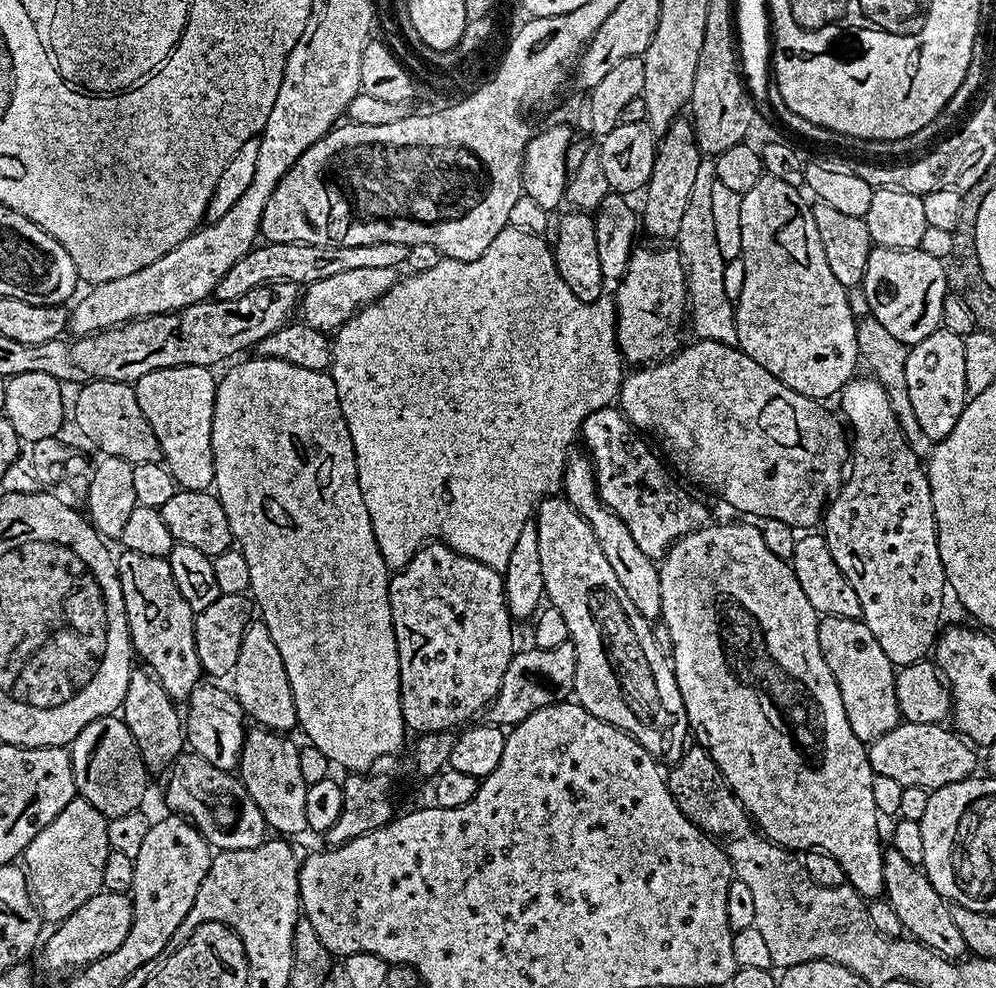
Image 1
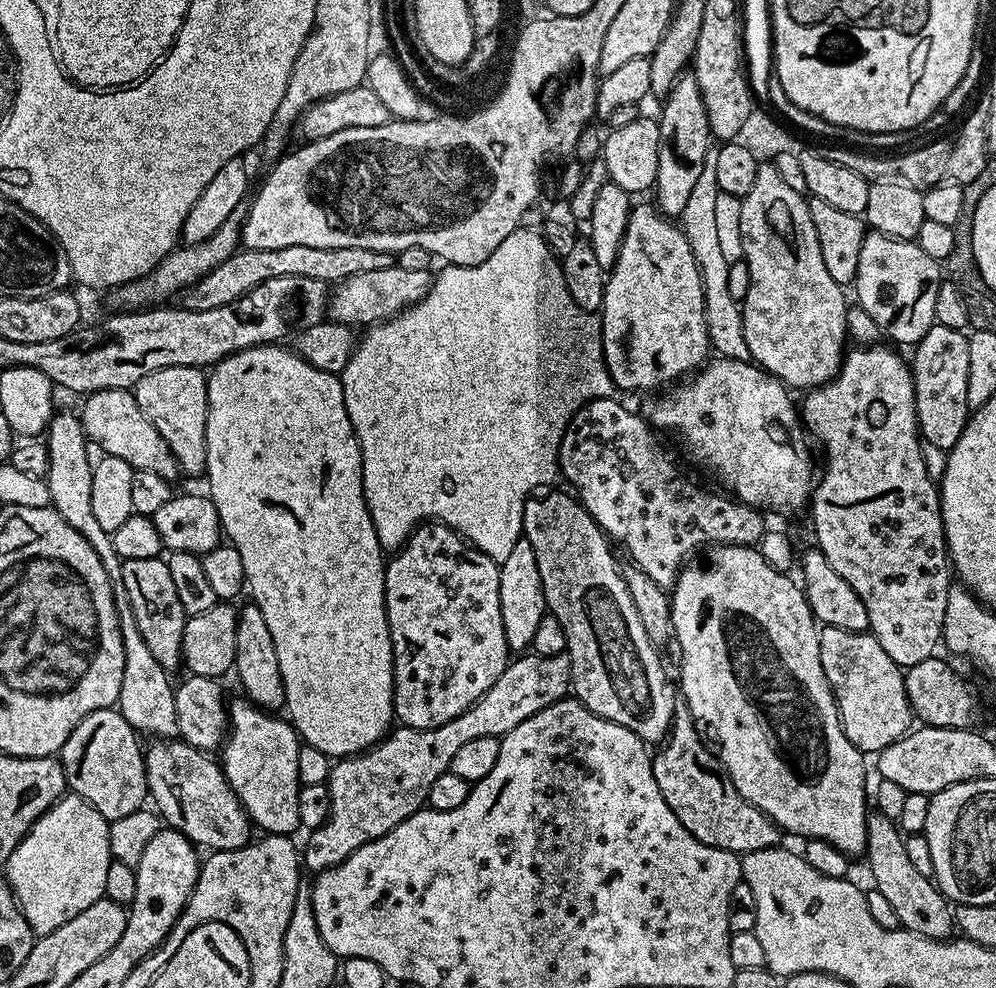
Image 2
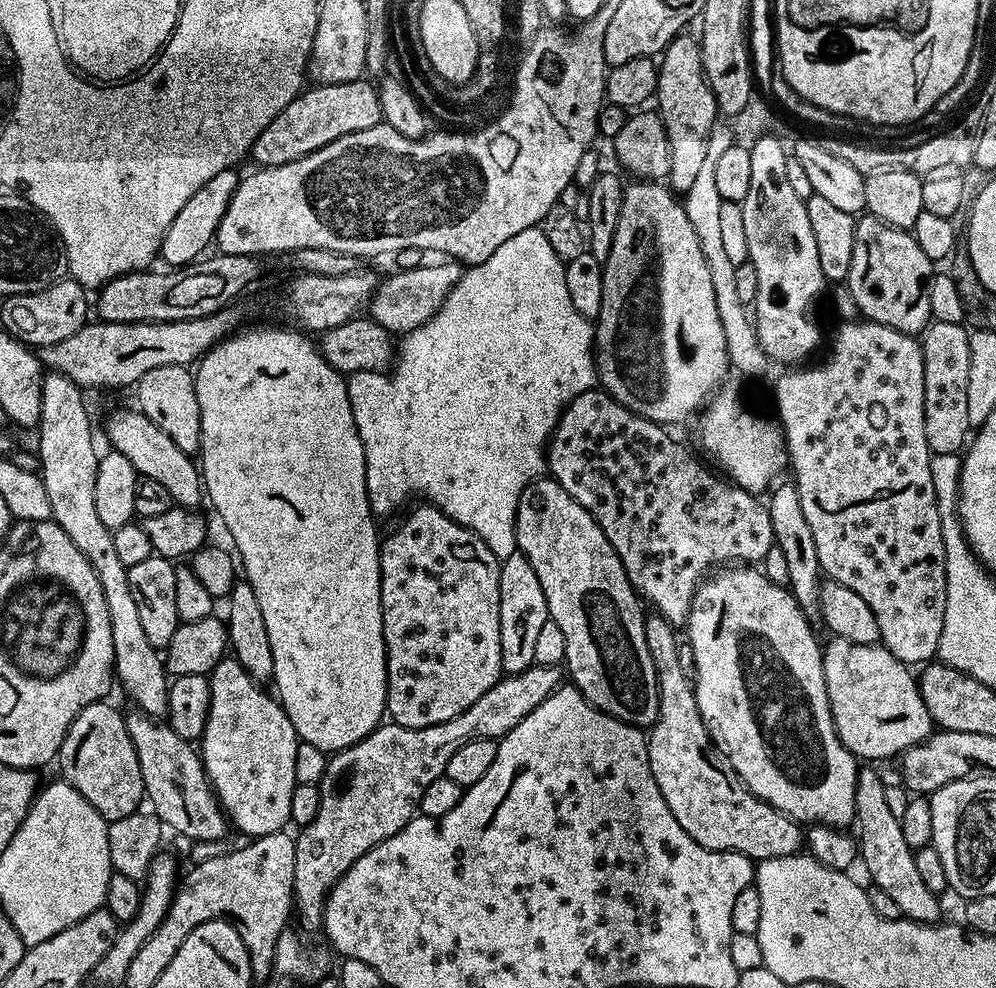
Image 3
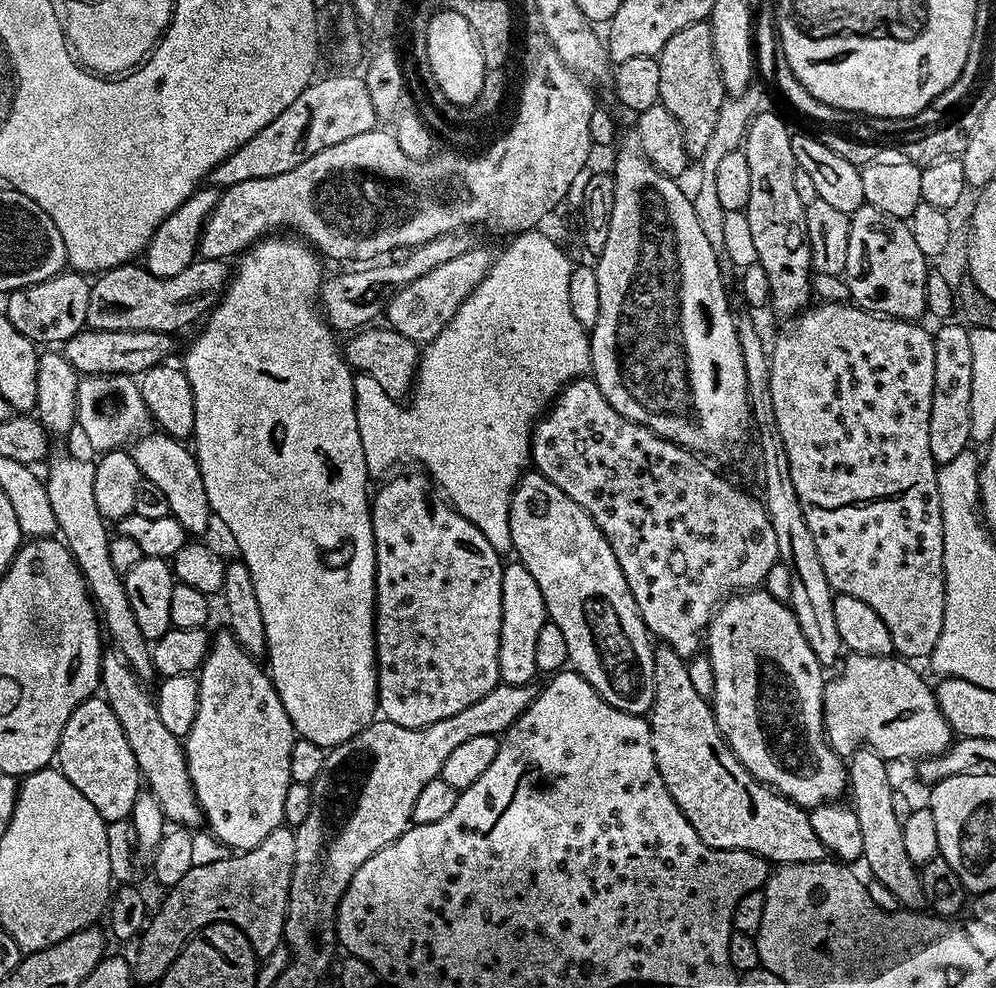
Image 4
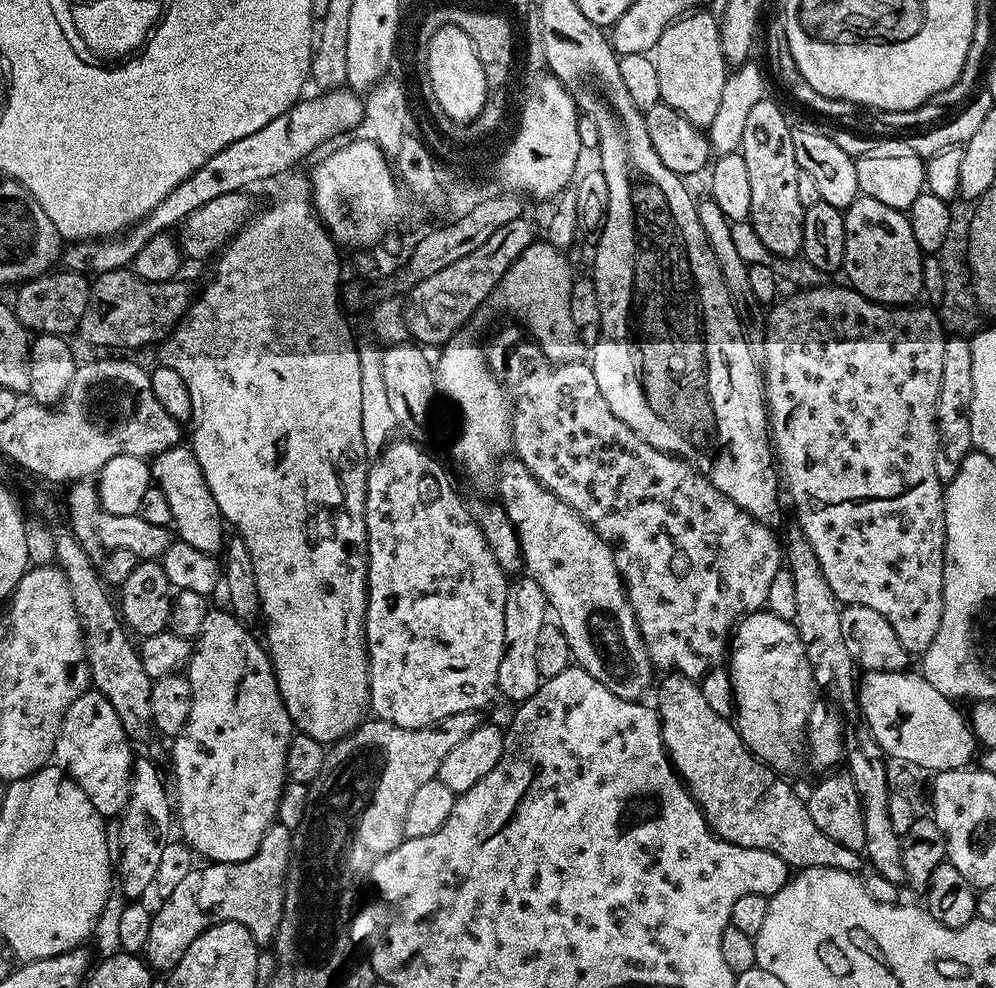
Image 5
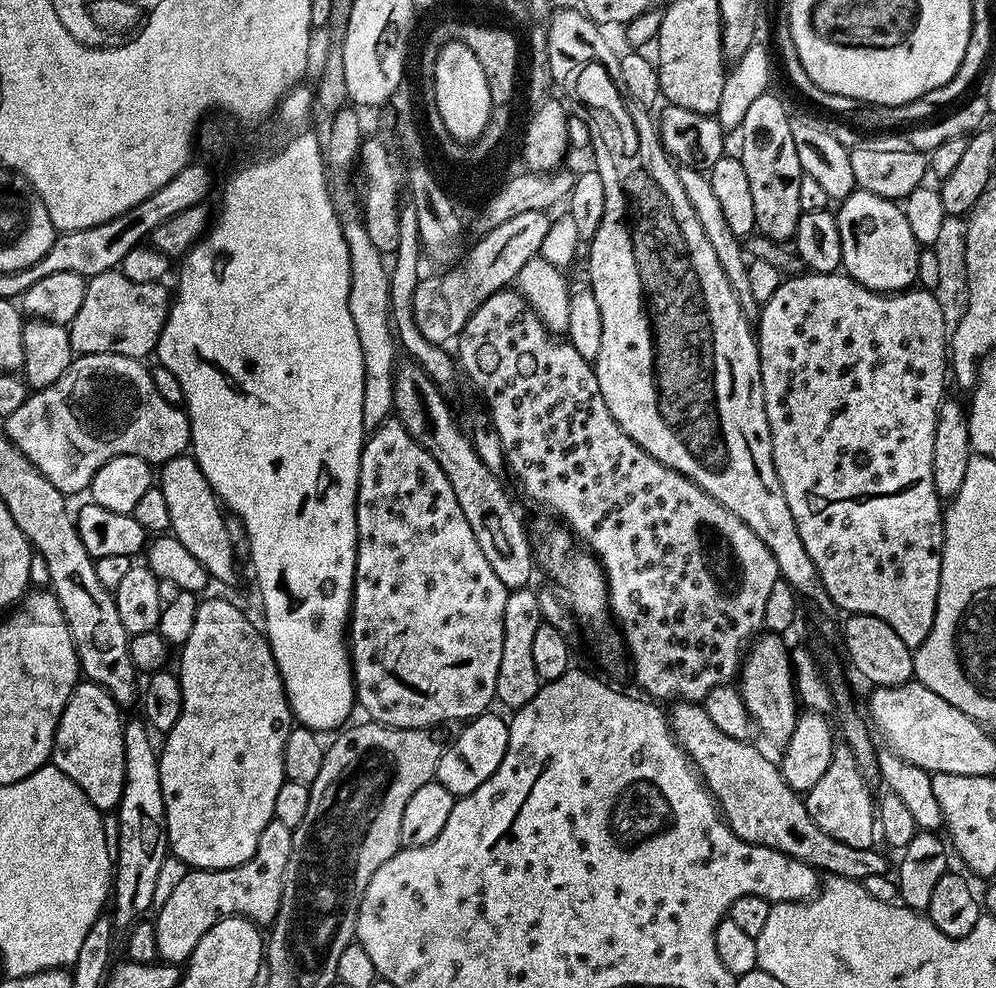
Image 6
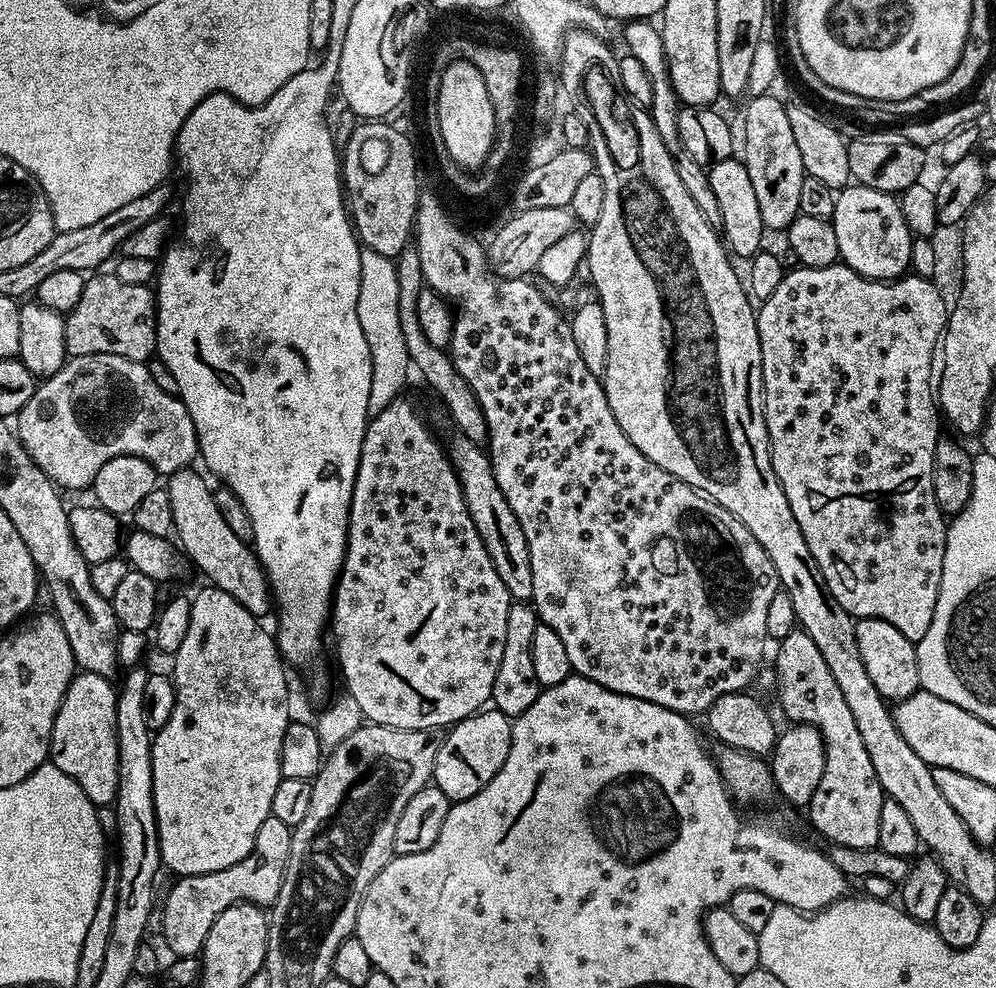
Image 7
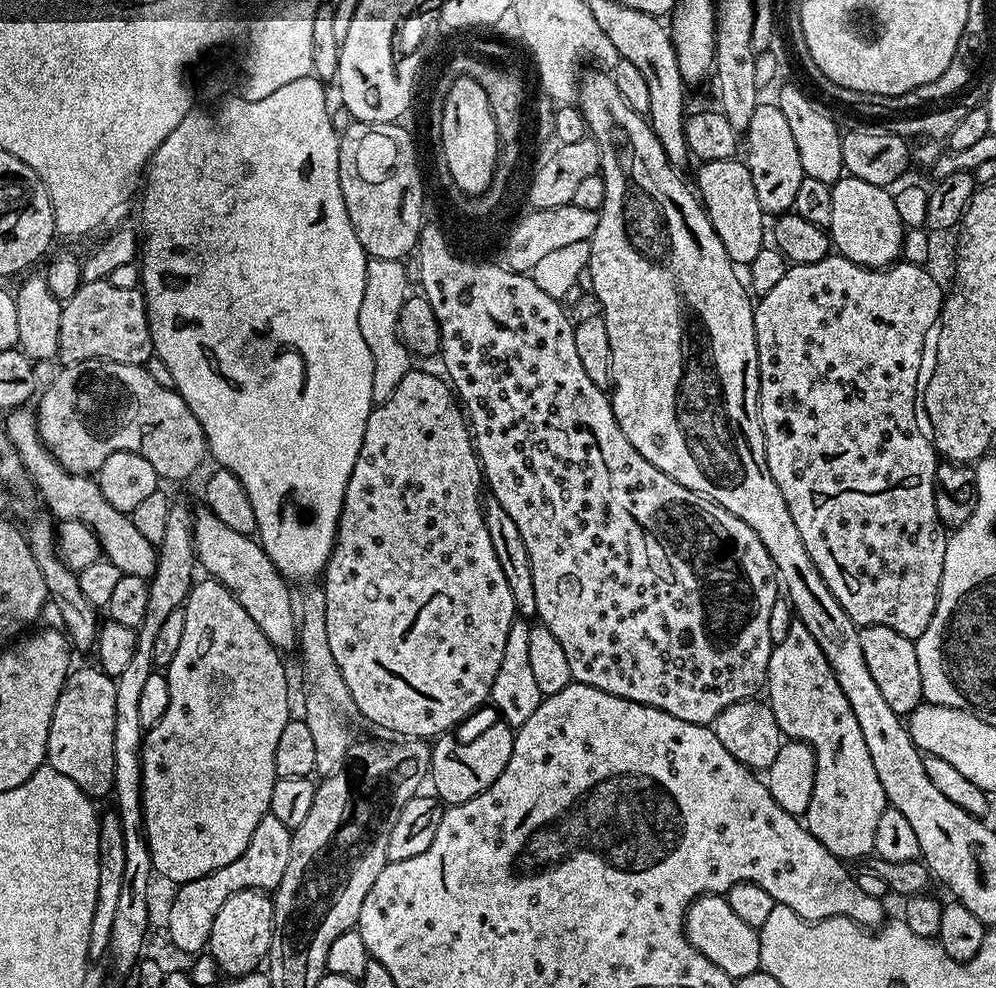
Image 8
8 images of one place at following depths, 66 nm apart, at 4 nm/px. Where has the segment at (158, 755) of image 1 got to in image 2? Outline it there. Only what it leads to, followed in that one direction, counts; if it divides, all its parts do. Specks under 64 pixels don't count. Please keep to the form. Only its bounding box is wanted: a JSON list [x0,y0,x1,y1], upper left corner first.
[46,411,179,740]

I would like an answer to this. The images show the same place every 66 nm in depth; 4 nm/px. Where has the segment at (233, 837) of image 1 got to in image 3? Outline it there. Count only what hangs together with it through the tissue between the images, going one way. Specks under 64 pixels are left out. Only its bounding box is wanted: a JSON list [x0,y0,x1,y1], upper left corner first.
[124,711,230,840]

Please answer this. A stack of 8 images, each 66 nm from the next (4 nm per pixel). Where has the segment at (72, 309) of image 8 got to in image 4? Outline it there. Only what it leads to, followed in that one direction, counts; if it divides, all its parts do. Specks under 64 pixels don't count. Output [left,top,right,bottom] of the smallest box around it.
[86,258,230,334]

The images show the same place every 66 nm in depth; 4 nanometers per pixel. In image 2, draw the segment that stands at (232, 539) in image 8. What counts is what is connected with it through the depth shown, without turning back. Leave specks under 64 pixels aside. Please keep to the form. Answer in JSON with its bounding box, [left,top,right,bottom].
[78,388,181,481]

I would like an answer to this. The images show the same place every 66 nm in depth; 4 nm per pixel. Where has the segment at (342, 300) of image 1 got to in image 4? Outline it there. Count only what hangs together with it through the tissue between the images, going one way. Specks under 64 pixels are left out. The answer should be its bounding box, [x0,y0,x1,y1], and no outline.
[386,246,494,345]

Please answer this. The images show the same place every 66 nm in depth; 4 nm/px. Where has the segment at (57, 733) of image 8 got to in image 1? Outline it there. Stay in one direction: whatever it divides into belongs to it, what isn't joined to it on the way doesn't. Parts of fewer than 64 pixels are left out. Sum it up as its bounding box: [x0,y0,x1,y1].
[70,715,150,818]

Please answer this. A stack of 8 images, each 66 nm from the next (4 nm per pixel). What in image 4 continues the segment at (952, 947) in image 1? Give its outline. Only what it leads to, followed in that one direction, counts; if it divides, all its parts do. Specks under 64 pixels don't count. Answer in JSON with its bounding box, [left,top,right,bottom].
[846,746,924,910]

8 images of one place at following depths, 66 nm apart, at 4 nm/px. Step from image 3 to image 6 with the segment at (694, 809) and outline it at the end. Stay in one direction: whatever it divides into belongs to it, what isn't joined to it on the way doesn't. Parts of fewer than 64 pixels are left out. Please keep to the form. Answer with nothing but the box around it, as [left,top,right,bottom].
[667,700,889,882]

